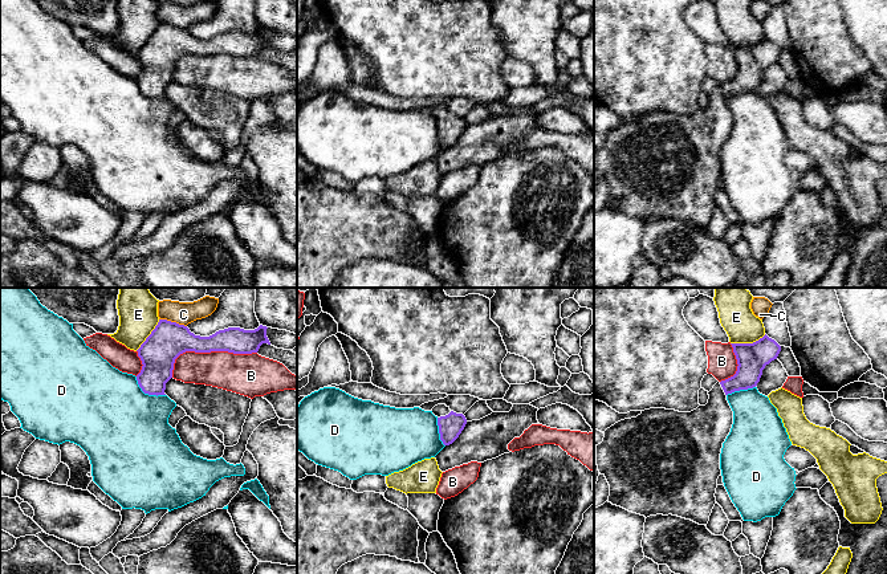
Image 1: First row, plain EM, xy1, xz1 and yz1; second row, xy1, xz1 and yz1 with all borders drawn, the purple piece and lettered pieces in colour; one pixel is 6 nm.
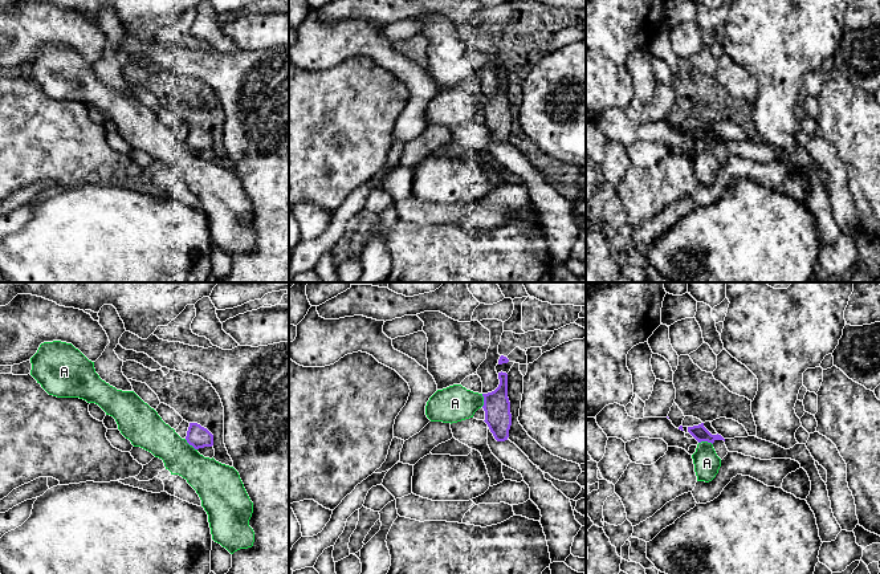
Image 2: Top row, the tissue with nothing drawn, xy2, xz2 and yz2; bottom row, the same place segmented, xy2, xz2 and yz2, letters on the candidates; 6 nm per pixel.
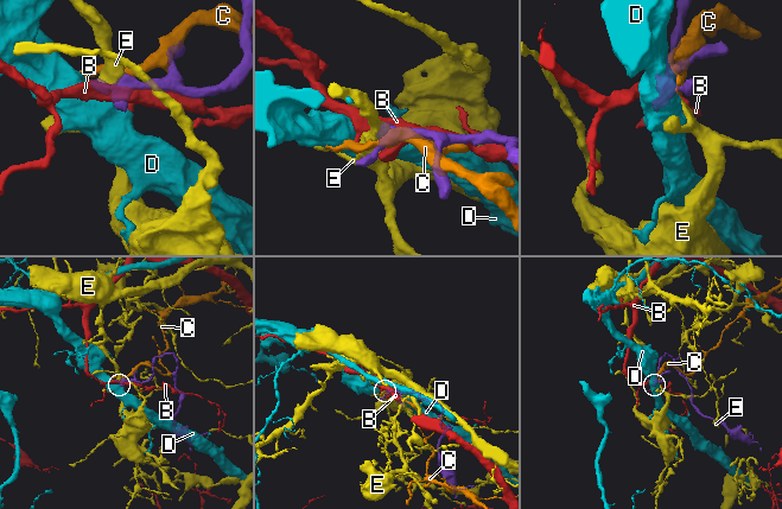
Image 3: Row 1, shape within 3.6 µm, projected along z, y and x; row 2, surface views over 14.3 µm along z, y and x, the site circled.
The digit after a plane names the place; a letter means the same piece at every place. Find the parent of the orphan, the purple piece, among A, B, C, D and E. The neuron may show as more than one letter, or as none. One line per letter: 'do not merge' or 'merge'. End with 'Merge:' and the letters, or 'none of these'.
A: do not merge
B: do not merge
C: do not merge
D: do not merge
E: do not merge
Merge: none of these

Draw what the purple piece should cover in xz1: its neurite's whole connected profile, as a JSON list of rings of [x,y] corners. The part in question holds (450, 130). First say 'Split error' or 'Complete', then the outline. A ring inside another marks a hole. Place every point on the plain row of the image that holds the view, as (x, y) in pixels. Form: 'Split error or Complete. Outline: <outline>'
Split error. Outline: [[[438,107],[431,114],[438,121],[440,143],[444,148],[452,147],[467,127],[465,119],[451,114],[445,107]]]

